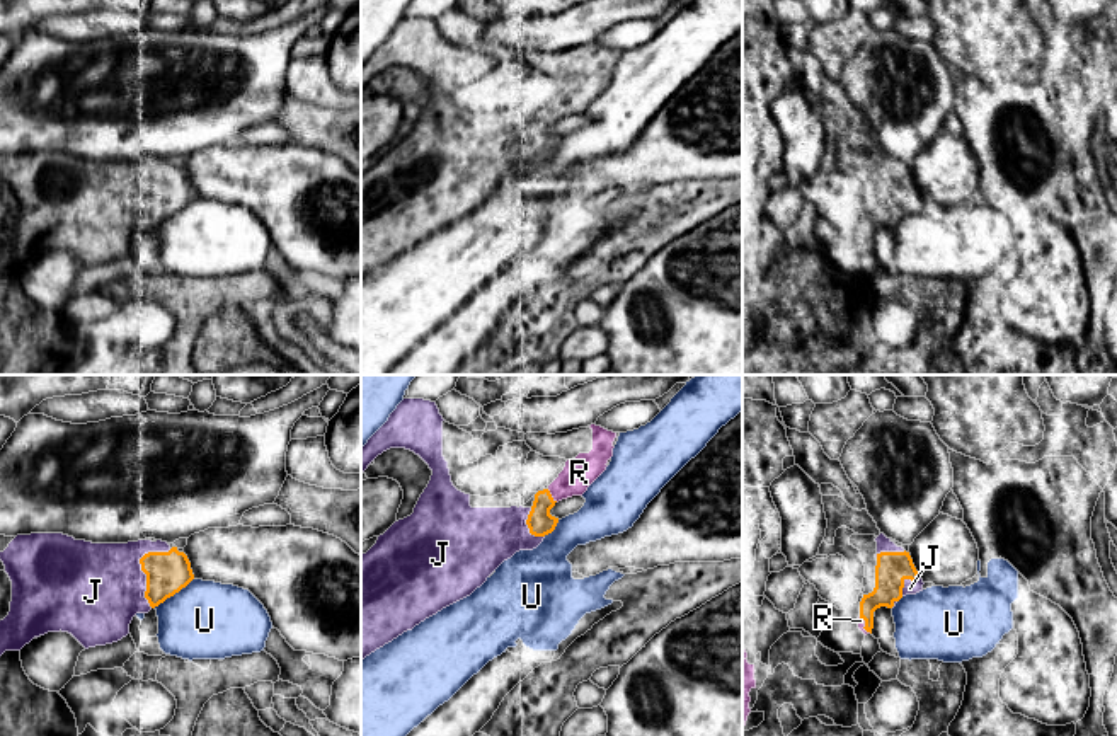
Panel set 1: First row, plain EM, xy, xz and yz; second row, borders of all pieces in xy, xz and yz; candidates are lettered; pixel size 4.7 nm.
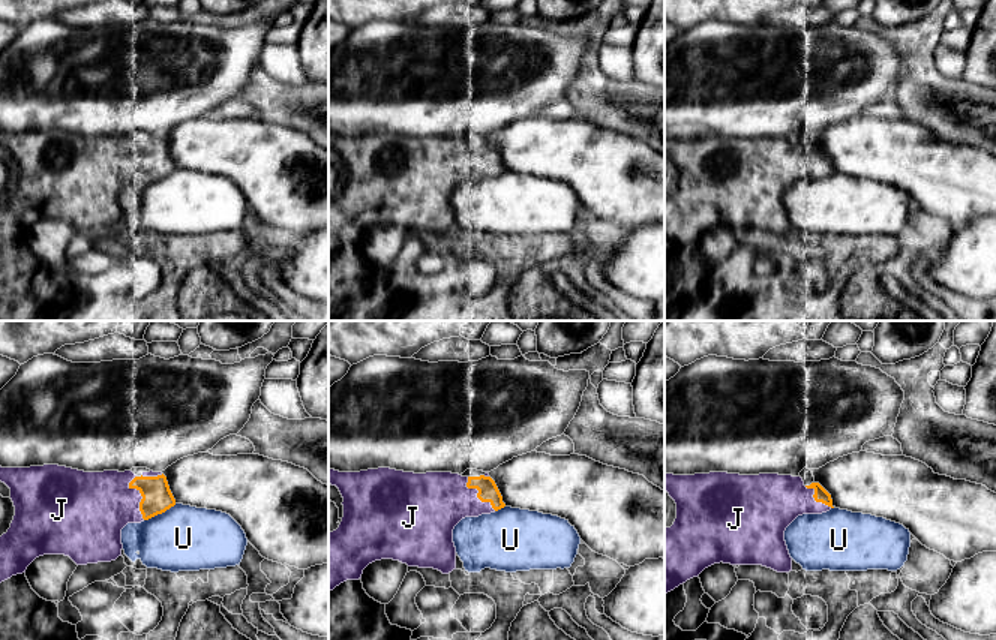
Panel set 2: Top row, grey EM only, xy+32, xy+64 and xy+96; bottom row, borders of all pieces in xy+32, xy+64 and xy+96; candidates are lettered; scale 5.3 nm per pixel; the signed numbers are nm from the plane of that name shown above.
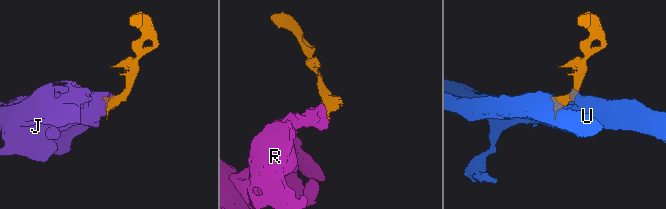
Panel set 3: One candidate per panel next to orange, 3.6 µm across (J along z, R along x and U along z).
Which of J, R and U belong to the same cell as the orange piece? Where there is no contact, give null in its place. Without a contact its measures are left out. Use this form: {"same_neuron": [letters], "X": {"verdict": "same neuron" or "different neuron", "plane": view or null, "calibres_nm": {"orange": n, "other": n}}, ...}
{"same_neuron": ["J", "R"], "J": {"verdict": "same neuron", "plane": "xy", "calibres_nm": {"orange": 200, "other": 440}}, "R": {"verdict": "same neuron", "plane": "xz", "calibres_nm": {"orange": 120, "other": 150}}, "U": {"verdict": "different neuron", "plane": "xy", "calibres_nm": {"orange": 200, "other": 360}}}

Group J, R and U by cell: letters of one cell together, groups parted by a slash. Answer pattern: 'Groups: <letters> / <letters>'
Groups: J R / U

